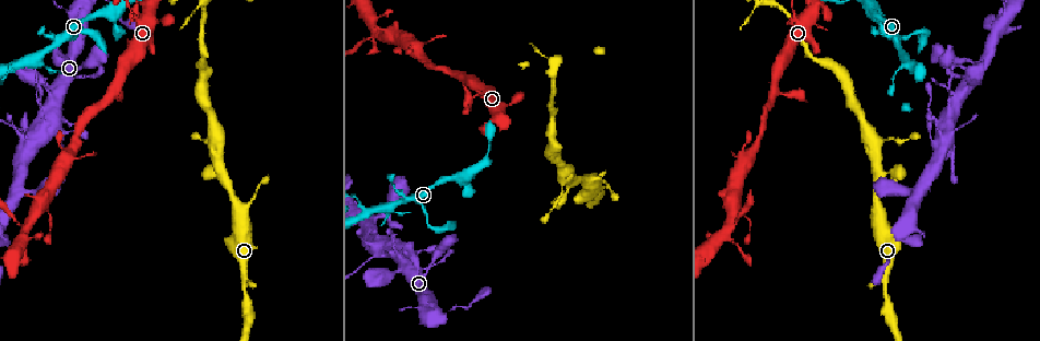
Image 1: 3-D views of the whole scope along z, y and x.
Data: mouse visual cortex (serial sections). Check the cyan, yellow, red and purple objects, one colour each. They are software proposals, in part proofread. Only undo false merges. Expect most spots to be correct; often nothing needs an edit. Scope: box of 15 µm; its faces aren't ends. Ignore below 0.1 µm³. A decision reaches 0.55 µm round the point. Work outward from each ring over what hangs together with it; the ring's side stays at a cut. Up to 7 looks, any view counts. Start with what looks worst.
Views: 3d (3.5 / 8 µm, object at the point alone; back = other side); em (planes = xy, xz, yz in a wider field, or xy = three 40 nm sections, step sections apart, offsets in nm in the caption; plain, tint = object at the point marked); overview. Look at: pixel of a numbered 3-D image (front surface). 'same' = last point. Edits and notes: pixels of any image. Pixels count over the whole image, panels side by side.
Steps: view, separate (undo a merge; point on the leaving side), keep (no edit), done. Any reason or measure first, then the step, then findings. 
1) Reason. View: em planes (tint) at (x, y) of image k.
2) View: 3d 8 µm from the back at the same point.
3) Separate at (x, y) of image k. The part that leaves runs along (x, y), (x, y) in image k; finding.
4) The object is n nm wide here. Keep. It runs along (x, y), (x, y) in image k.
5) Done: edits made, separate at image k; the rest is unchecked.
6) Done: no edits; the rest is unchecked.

Calibre changes. View: 3d 3.5 µm at (483, 97) of image 1.

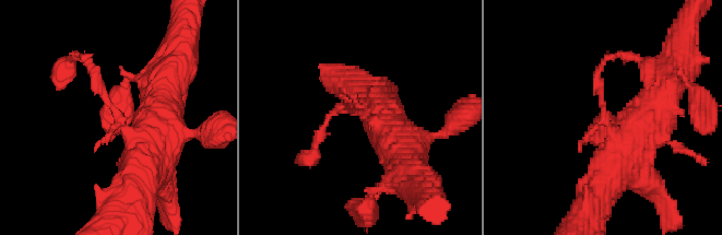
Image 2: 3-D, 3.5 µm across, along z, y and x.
Keep. All the same cell.

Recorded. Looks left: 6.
Thick turns thin. View: 3d 3.5 µm at (27, 226) of image 1.

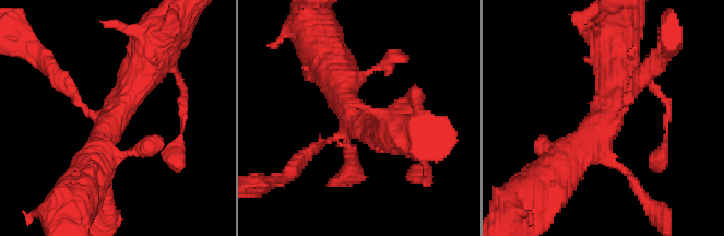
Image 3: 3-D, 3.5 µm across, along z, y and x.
View: em xy step 1 (tint) at (114, 123) of image 3.

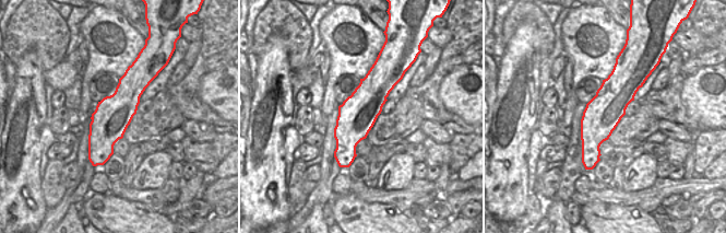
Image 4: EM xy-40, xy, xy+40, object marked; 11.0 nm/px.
Keep. It runs along (617, 68), (595, 160) in image 4; all the same cell.

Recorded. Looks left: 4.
Sudden change in width. View: 3d 3.5 µm at (29, 136) of image 1.

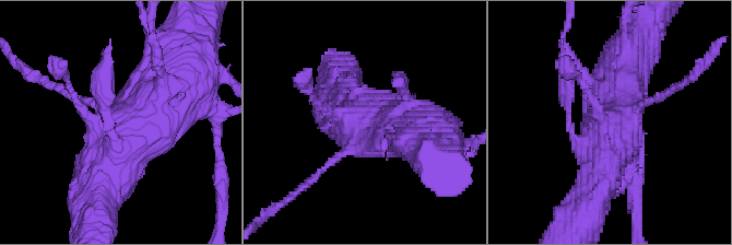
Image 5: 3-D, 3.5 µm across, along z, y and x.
View: em xy step 1 (tint) at (626, 117) of image 5.

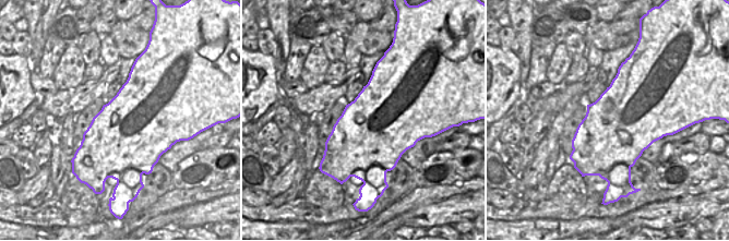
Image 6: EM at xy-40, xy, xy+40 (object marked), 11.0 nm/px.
Keep. It runs along (186, 71), (122, 146), (102, 189) in image 5; all the same cell.

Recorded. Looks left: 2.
Done: no edits; the rest is unchecked.

